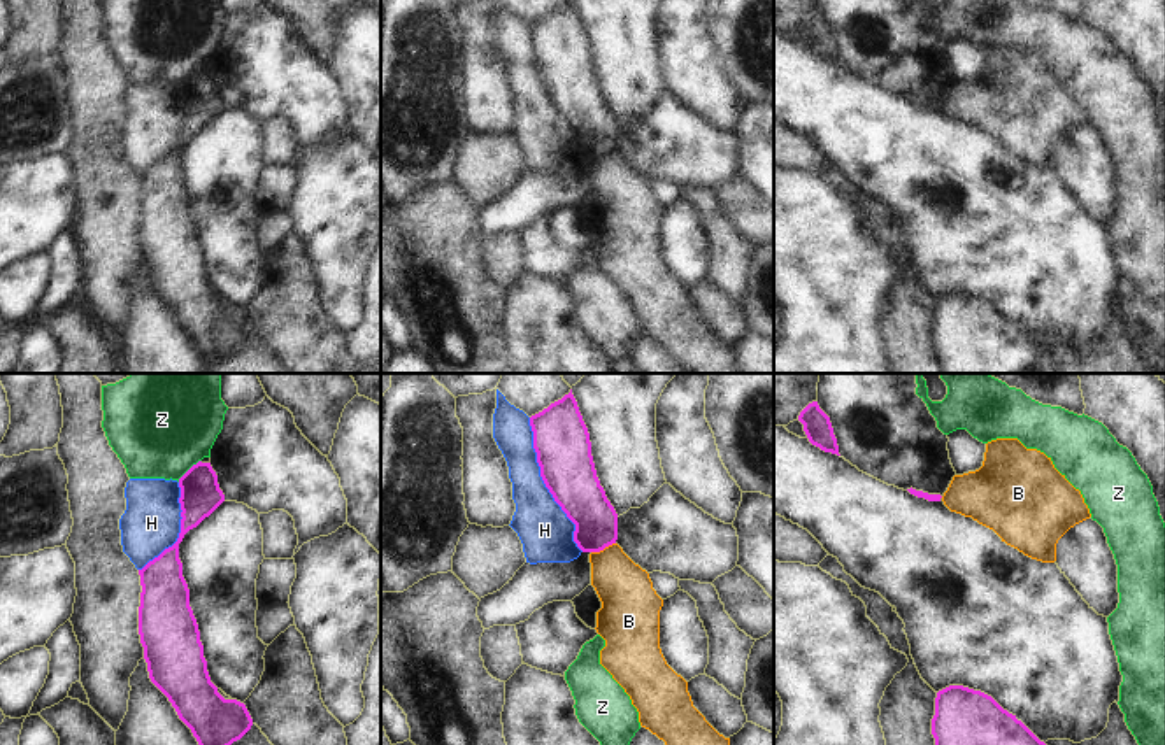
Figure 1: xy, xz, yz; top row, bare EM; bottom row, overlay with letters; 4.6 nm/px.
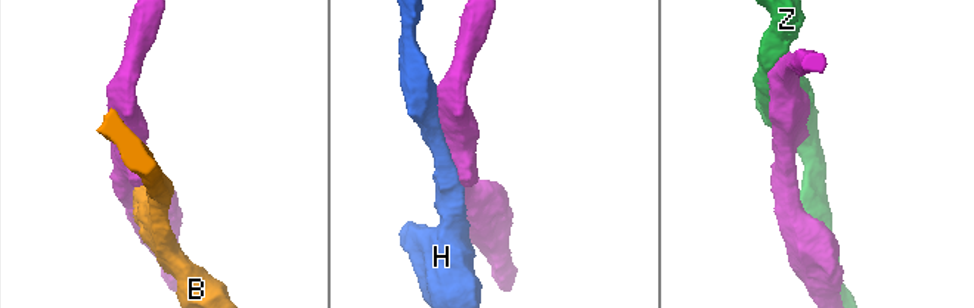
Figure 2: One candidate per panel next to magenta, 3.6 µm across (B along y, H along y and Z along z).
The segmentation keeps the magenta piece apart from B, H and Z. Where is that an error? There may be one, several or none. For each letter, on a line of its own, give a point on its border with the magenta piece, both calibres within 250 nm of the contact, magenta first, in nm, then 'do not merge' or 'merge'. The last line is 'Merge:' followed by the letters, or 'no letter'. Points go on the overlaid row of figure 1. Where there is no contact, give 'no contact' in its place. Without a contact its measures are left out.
B: meets magenta in xz at (602, 549); 200 nm thick on the magenta side, 240 nm on the other; do not merge
H: meets magenta in xz at (544, 482); 260 nm thick on the magenta side, 240 nm on the other; do not merge
Z: meets magenta in xy at (188, 470); 190 nm thick on the magenta side, 480 nm on the other; do not merge
Merge: no letter

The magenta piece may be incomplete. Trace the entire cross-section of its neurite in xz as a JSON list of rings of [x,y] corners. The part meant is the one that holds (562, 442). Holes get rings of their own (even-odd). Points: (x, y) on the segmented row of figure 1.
[[[572,394],[530,417],[540,477],[575,524],[582,552],[600,552],[618,540],[618,514],[597,477],[588,428]]]

